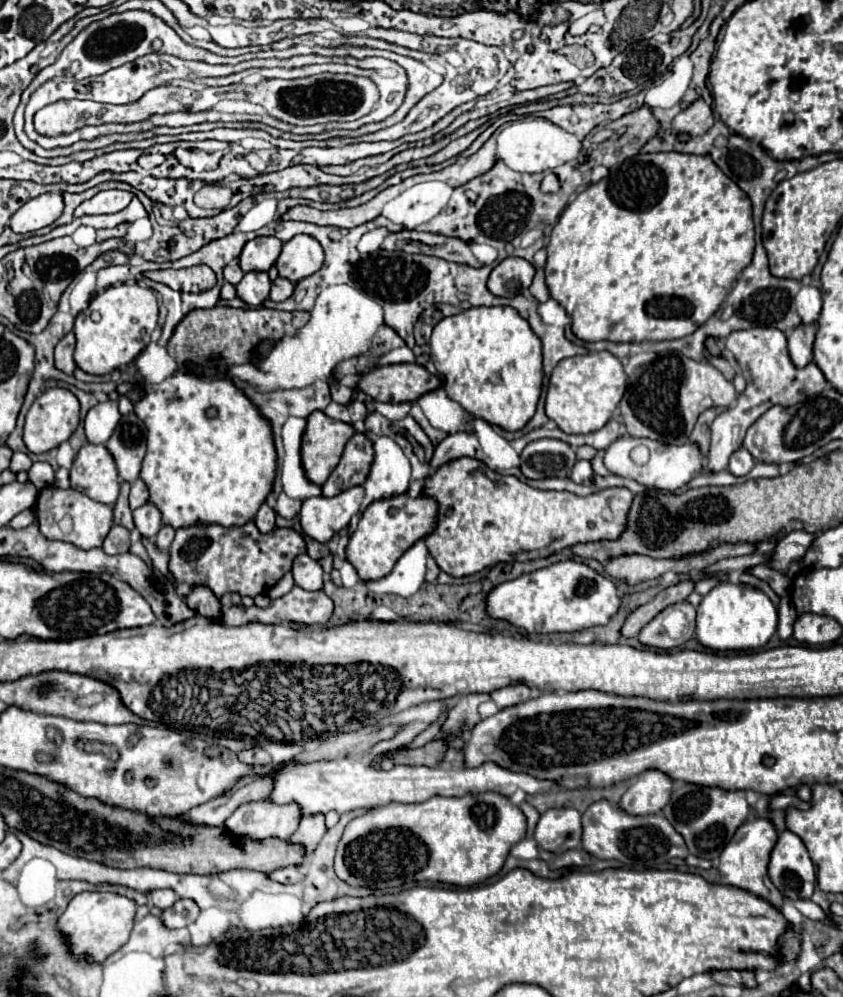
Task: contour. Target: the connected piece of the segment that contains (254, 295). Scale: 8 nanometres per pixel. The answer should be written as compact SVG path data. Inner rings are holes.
M247 272L237 284L237 296L249 306L261 306L263 300L267 300L269 296L269 288L271 280L267 272Z

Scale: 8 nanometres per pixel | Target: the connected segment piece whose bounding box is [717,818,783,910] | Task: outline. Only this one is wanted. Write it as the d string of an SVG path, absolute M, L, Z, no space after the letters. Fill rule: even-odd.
M755 818L751 822L745 822L735 832L735 836L729 842L729 846L725 846L725 850L721 852L721 862L719 862L717 870L719 870L719 876L721 876L721 884L747 890L747 892L759 896L761 900L769 902L777 910L781 910L781 906L783 906L783 894L771 884L771 880L767 876L769 854L771 854L771 850L775 846L775 840L777 840L777 830L773 828L773 824L769 820Z

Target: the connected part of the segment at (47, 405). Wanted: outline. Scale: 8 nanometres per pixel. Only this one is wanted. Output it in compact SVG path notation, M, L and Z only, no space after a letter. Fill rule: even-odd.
M49 388L35 398L25 416L23 442L29 448L29 452L35 454L49 452L57 448L61 442L69 440L69 436L77 430L77 426L79 426L79 400L75 398L75 394L65 388Z

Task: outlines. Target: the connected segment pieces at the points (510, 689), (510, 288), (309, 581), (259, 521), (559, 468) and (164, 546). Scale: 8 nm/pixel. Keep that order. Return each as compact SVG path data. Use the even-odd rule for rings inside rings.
M523 684L507 686L507 688L501 688L501 690L495 690L491 694L491 698L503 710L503 708L509 708L509 706L515 706L515 704L521 704L521 702L527 702L529 700L529 688L523 686Z
M509 256L493 268L487 280L487 288L495 296L513 298L529 288L533 276L535 276L535 268L529 260Z
M301 554L293 562L293 578L295 584L305 590L321 590L323 588L323 568L317 560Z
M263 502L263 506L255 514L255 524L261 532L271 532L275 528L275 512L273 508L269 508L267 502Z
M535 440L529 442L521 452L521 472L527 478L549 478L569 476L575 464L575 450L561 440Z
M163 526L163 528L159 530L159 534L155 536L155 544L157 544L161 550L169 550L169 544L173 542L173 534L175 534L175 530L173 530L171 526Z

